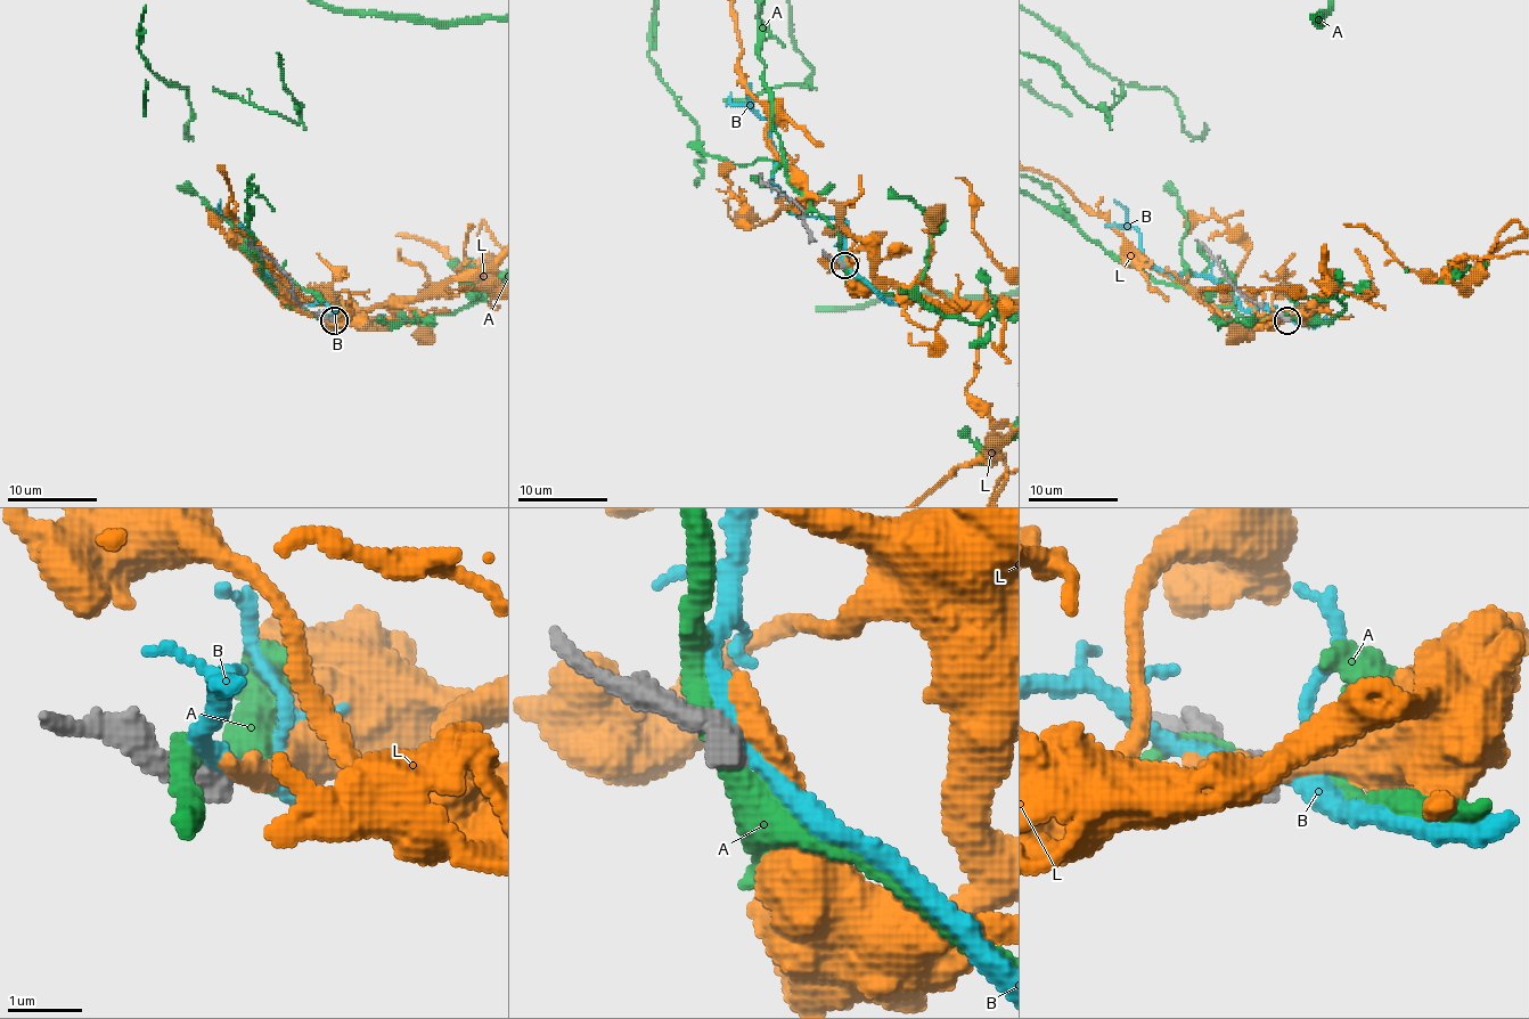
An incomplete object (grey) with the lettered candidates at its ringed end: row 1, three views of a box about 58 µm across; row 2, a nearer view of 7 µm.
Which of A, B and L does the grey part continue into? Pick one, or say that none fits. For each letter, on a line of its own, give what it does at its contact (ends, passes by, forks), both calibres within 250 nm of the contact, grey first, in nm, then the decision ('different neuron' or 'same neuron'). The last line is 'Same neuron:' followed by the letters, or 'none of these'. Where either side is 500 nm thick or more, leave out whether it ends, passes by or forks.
A: it passes by | 480/300 nm | different neuron
B: it passes by | 440/240 nm | different neuron
L: it ends | 440/400 nm | different neuron
Same neuron: none of these

